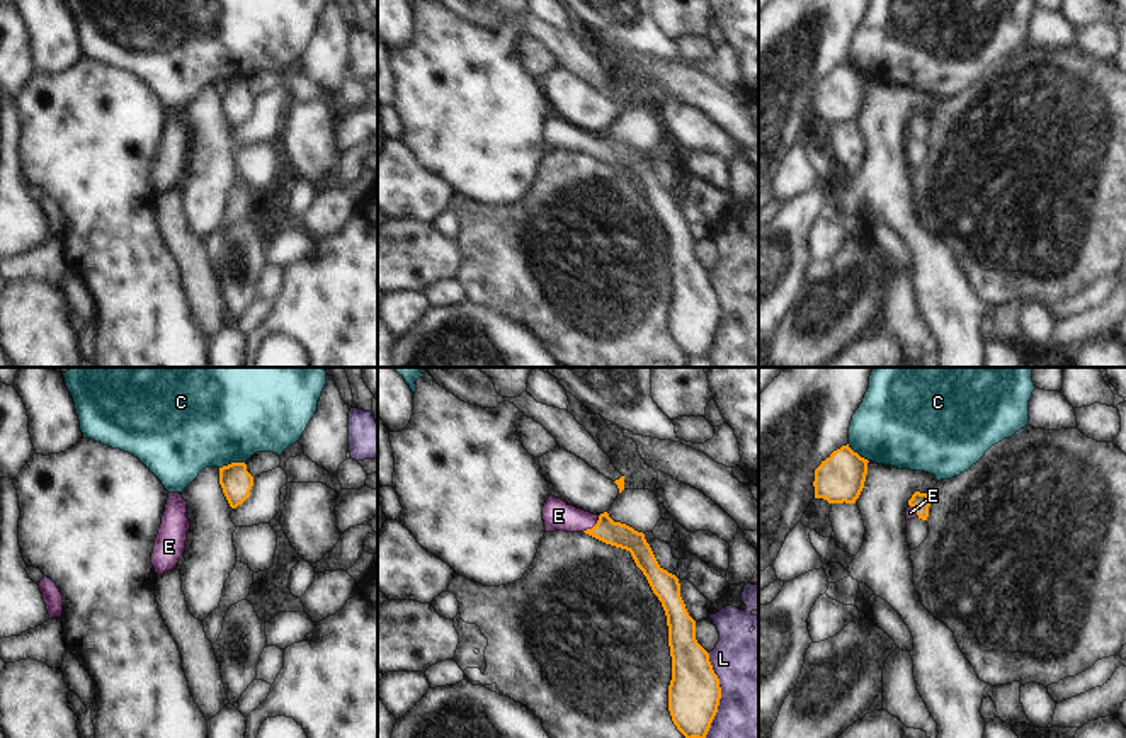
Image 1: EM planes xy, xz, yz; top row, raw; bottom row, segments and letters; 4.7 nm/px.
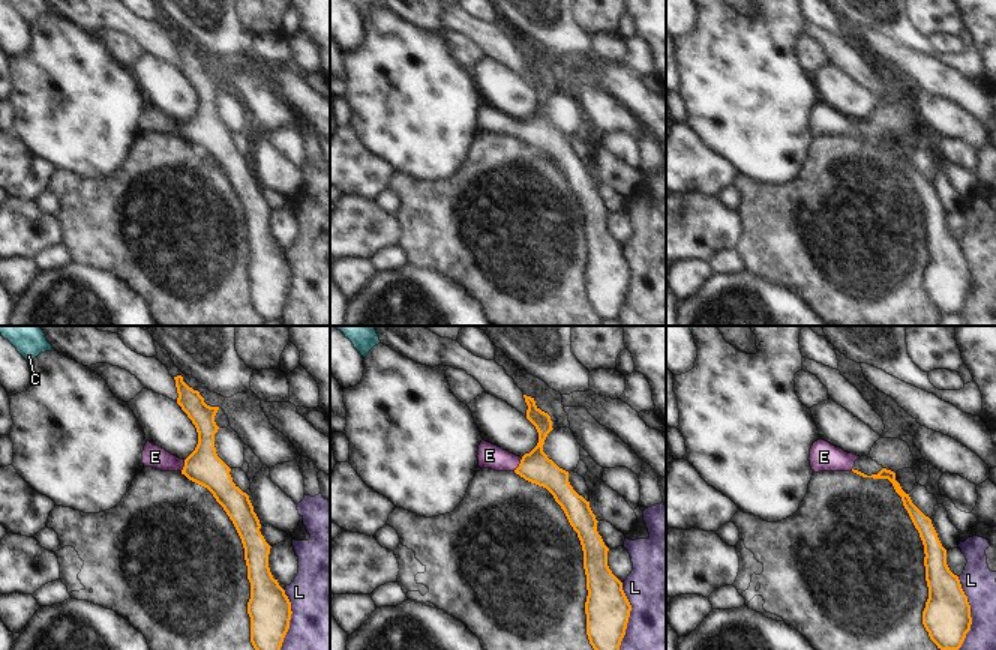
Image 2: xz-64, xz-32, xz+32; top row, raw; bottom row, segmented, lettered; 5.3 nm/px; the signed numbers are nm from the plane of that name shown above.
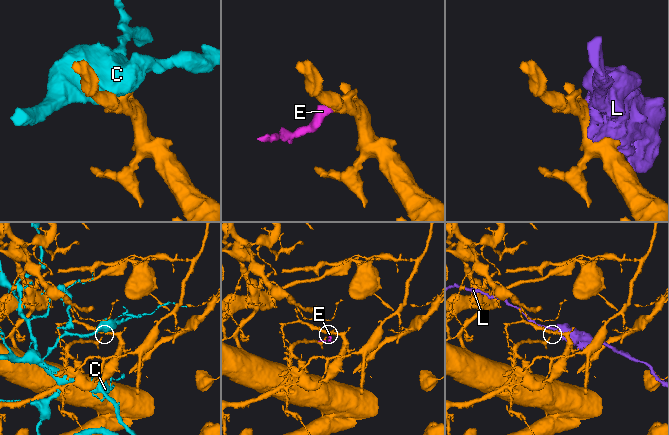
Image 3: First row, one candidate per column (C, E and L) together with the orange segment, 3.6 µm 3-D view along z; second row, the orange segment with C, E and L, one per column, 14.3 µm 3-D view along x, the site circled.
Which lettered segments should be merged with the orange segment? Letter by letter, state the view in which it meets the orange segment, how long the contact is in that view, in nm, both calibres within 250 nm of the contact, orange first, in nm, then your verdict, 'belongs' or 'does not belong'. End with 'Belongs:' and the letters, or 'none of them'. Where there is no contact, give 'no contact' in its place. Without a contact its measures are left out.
C: xy | 120 nm | 150/500 nm | does not belong
E: xz | 120 nm | 120/140 nm | belongs
L: xz | 400 nm | 240/380 nm | does not belong
Belongs: E

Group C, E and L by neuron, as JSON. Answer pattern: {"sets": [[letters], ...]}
{"sets": [["C"], ["E"], ["L"]]}

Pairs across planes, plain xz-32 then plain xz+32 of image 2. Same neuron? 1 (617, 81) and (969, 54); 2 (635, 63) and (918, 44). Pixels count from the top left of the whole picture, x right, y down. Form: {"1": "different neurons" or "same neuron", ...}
{"1": "different neurons", "2": "same neuron"}

